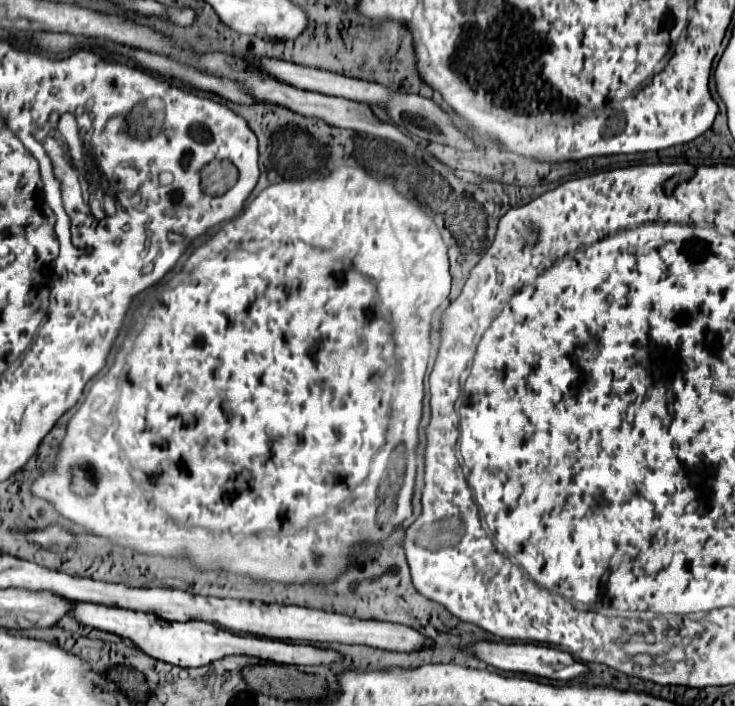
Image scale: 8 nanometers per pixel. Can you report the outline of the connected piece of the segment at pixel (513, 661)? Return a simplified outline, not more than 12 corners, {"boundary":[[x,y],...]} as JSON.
{"boundary":[[472,645],[502,671],[572,681],[590,673],[570,653],[540,645]]}

